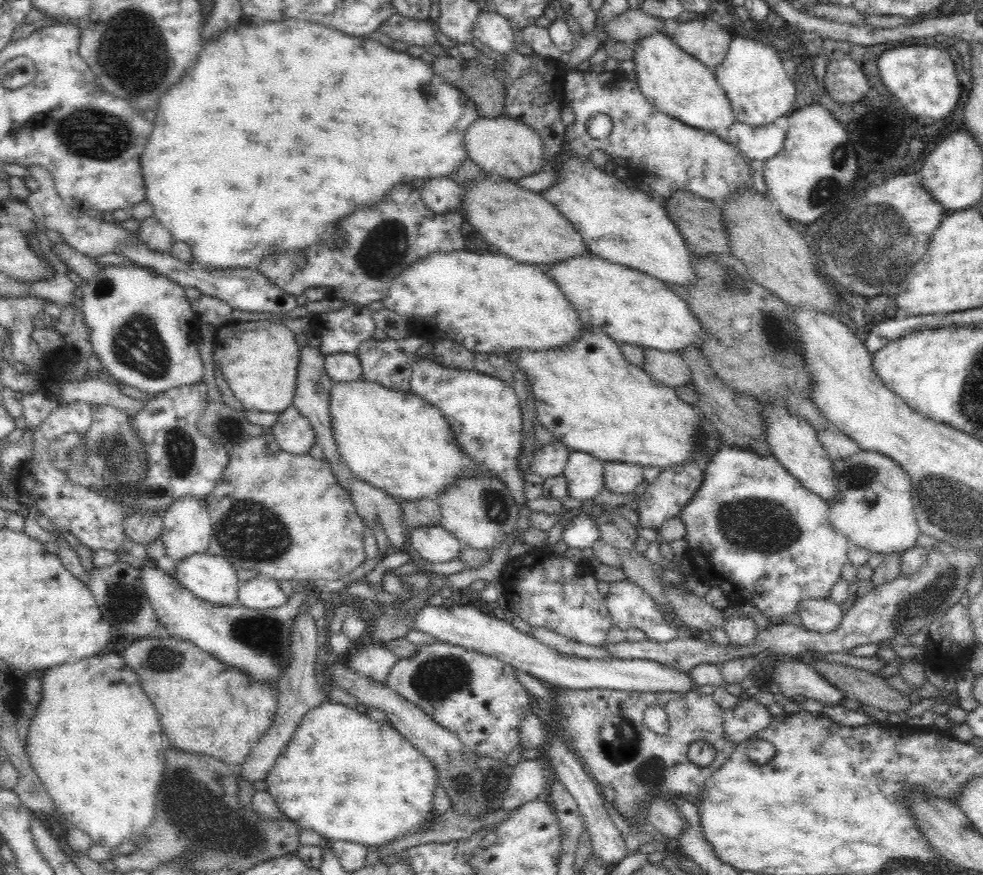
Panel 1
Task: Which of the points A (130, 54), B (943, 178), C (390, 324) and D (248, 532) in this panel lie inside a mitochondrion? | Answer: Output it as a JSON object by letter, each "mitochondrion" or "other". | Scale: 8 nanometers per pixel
{"A":"mitochondrion","B":"other","C":"other","D":"mitochondrion"}

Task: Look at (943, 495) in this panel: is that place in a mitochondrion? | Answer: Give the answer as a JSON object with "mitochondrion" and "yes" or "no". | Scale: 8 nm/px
{"mitochondrion":"yes"}

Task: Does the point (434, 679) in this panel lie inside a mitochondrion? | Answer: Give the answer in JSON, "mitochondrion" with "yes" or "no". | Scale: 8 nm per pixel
{"mitochondrion":"yes"}

